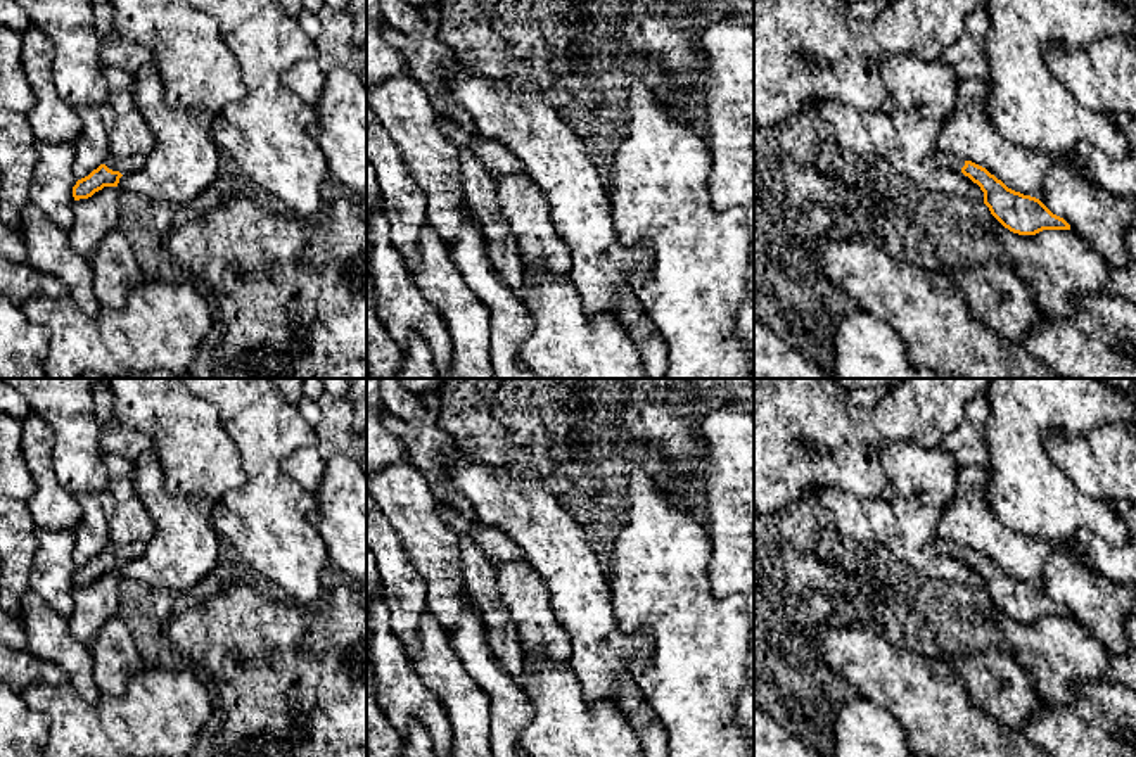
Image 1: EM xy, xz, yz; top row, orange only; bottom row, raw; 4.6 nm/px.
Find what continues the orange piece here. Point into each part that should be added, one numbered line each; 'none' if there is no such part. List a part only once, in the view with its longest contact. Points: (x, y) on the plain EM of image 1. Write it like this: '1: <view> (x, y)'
1: xy (132, 550)

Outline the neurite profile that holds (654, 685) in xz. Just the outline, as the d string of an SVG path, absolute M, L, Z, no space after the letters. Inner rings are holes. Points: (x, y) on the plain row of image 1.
M638 465L629 472L628 517L610 546L605 570L612 603L622 633L641 634L650 645L643 660L629 660L629 674L667 731L666 757L752 757L737 719L737 702L747 684L749 614L738 598L718 598L711 593L711 534L692 513L662 489Z

